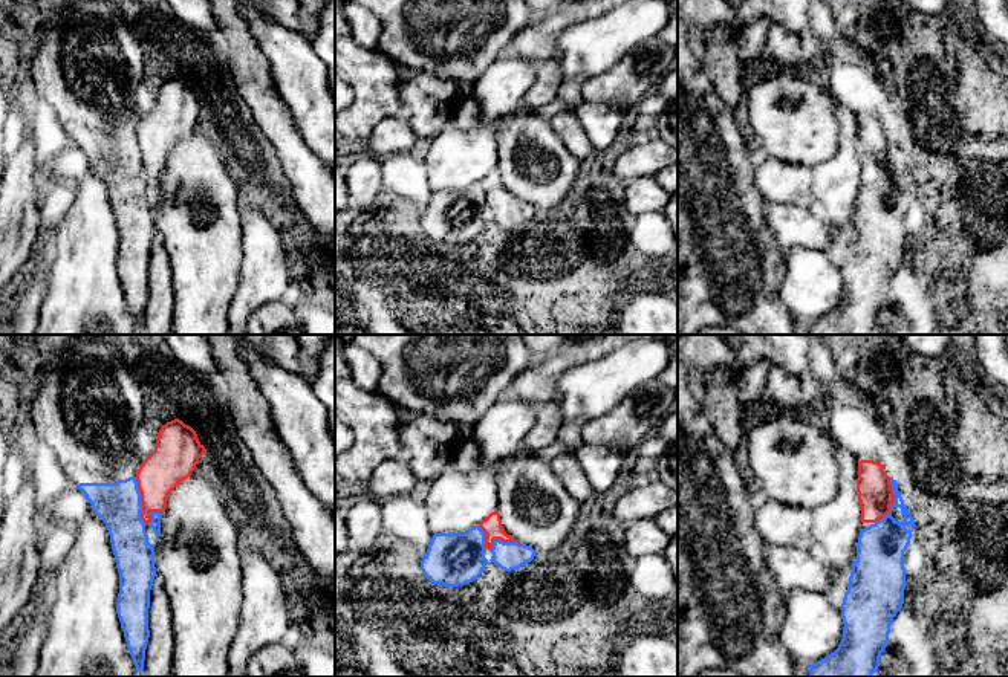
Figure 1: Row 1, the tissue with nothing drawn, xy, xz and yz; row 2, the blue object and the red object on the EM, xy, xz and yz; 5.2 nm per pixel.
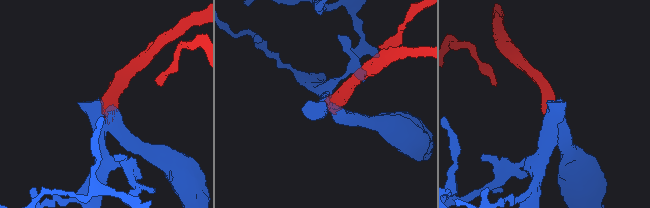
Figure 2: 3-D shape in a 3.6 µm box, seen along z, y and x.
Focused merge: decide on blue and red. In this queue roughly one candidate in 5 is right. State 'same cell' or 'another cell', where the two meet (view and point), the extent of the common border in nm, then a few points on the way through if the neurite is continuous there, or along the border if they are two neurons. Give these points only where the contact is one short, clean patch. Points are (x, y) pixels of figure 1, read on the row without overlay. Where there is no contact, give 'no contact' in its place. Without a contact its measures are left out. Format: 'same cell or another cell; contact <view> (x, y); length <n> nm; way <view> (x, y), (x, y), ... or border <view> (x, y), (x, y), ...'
same cell; contact yz (895, 159); length 260 nm

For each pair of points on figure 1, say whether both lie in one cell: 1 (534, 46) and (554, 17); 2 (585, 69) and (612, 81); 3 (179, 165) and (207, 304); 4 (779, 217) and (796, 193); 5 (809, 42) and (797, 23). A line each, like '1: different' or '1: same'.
1: same
2: different
3: same
4: different
5: same

